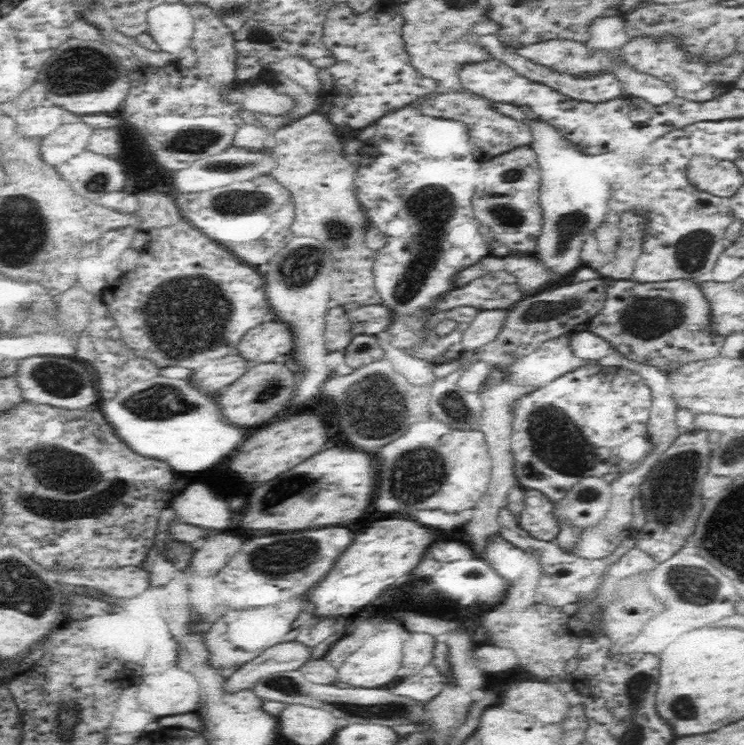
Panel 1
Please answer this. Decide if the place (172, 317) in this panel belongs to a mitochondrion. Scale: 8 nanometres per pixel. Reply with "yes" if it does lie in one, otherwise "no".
yes

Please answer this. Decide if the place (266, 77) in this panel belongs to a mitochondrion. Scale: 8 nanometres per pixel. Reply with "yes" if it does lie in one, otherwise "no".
no

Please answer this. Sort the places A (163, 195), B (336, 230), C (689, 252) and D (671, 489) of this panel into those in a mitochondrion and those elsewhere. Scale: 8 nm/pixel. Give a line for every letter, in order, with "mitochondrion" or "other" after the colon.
A: other
B: mitochondrion
C: mitochondrion
D: mitochondrion

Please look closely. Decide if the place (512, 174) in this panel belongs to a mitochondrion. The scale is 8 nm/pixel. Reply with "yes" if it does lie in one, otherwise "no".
yes

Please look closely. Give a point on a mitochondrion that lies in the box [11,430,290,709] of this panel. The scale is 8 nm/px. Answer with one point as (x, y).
(53, 502)

